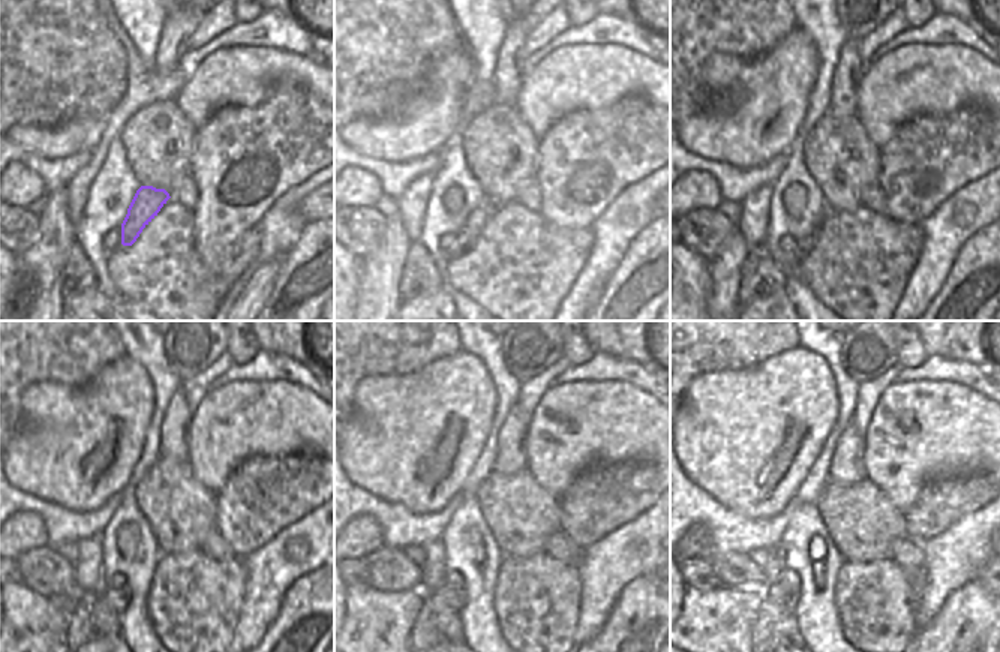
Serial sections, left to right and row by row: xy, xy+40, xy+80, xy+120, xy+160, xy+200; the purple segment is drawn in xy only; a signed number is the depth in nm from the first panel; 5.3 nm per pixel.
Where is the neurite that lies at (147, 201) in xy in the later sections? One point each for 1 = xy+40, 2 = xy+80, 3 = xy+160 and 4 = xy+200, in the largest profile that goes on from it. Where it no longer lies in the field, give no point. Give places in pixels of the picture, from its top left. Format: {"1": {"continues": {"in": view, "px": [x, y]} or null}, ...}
{"1": {"continues": {"in": "xy+40", "px": [476, 221]}}, "2": {"continues": {"in": "xy+80", "px": [787, 264]}}, "3": {"continues": {"in": "xy+160", "px": [455, 598]}}, "4": {"continues": {"in": "xy+200", "px": [786, 598]}}}

